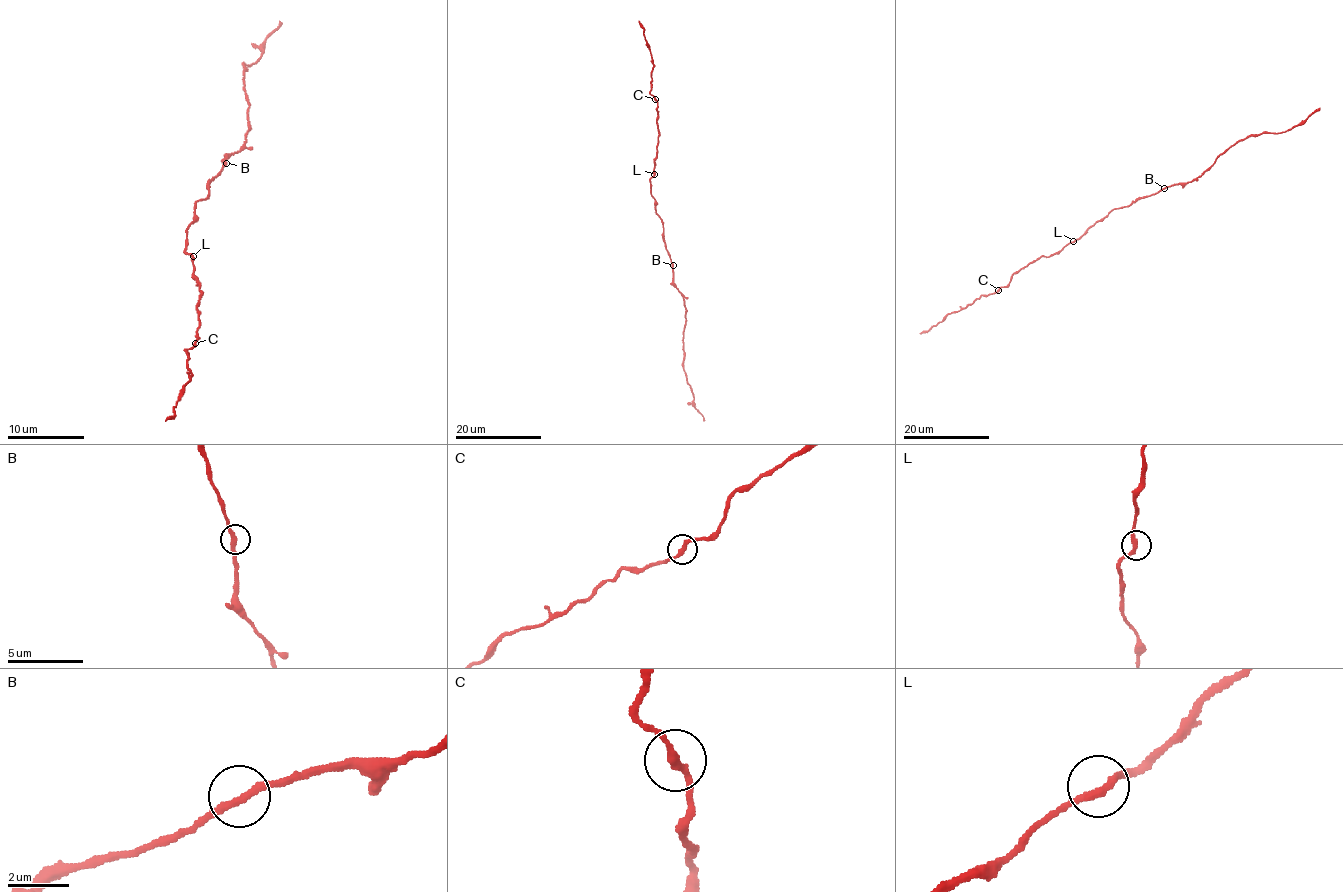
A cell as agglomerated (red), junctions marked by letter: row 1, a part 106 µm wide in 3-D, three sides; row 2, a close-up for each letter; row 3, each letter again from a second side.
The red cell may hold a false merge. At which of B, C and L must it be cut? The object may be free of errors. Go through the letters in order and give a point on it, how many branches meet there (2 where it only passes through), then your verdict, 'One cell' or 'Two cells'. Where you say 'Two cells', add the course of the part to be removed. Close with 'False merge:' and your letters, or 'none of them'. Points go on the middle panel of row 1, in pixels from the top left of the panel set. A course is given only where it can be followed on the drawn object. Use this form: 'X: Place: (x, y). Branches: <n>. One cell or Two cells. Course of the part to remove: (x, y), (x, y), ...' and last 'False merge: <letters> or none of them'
B: Place: (673, 265). Branches: 2. One cell
C: Place: (655, 99). Branches: 2. Two cells. Course of the part to remove: (656, 100), (650, 93), (653, 65), (650, 49), (638, 21)
L: Place: (654, 174). Branches: 2. One cell
False merge: C

